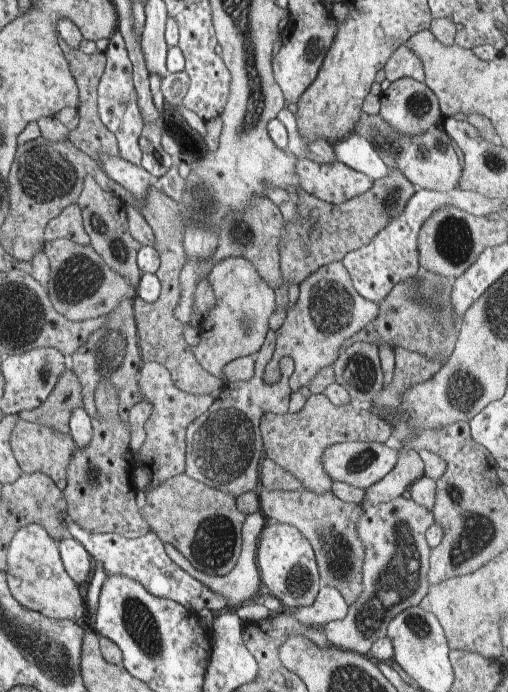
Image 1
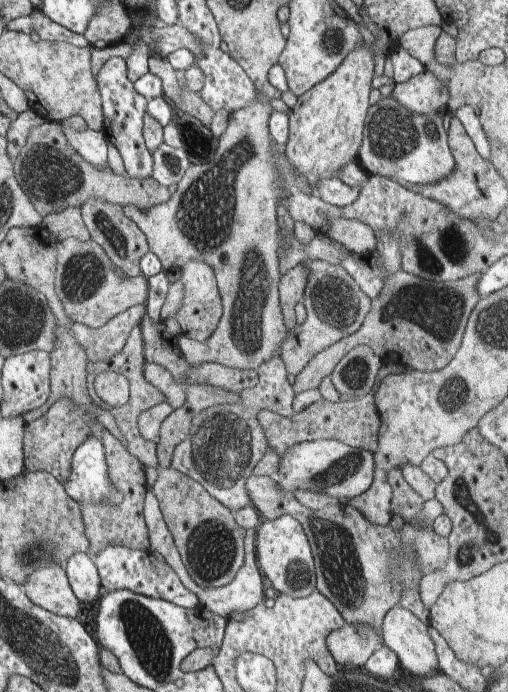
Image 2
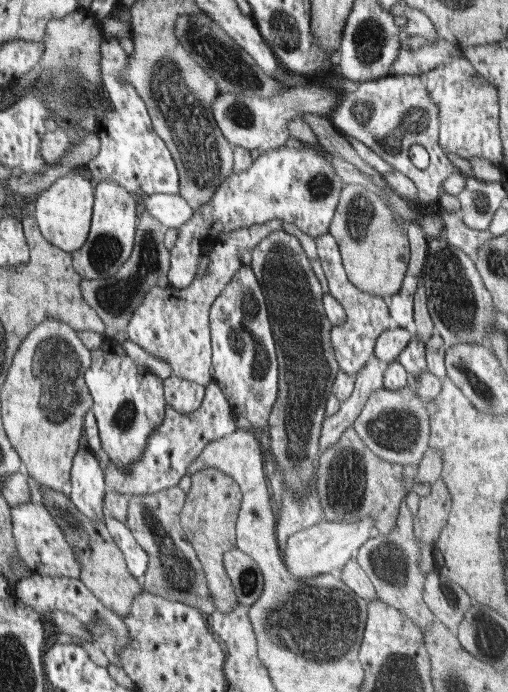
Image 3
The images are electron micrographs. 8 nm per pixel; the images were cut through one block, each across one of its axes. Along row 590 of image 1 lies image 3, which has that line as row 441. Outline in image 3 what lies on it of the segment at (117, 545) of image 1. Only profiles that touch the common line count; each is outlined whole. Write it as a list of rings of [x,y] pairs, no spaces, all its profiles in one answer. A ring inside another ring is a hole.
[[[214,380],[206,388],[206,392],[202,404],[190,414],[180,414],[167,404],[165,419],[149,436],[144,453],[128,469],[118,469],[116,465],[112,465],[112,461],[108,461],[104,472],[105,482],[114,486],[118,493],[132,496],[150,495],[176,486],[180,478],[187,474],[188,467],[204,451],[204,446],[217,438],[232,434],[232,431],[237,428],[232,417],[233,410]]]

